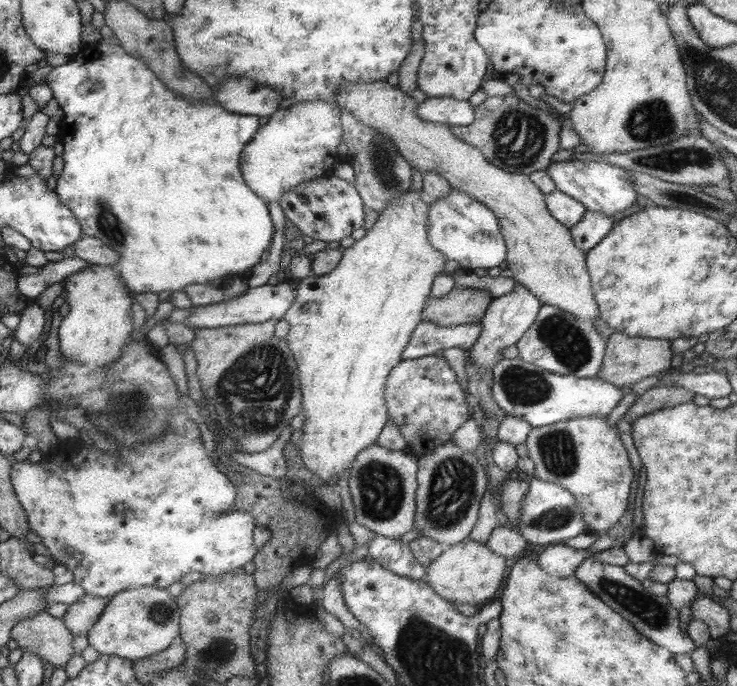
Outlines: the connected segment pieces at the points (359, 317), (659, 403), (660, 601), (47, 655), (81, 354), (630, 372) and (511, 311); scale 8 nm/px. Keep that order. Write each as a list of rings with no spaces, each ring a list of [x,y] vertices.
[[[411,186],[407,188],[407,192],[401,198],[393,198],[391,203],[387,204],[381,212],[378,213],[377,219],[365,234],[354,240],[351,246],[344,248],[342,257],[339,259],[337,266],[326,275],[309,274],[302,278],[295,287],[295,299],[291,306],[287,308],[281,320],[289,324],[288,333],[285,336],[286,344],[290,345],[290,351],[293,353],[294,360],[298,364],[298,380],[301,384],[302,407],[301,411],[304,415],[304,423],[301,427],[300,444],[297,445],[302,457],[303,464],[318,476],[319,480],[323,480],[325,485],[329,484],[333,478],[339,478],[339,474],[350,468],[354,462],[355,456],[359,455],[365,448],[370,447],[371,442],[375,442],[377,434],[380,434],[381,428],[385,426],[385,385],[391,371],[395,365],[399,363],[399,354],[405,349],[407,341],[415,329],[415,326],[423,320],[423,307],[426,306],[427,298],[429,298],[429,286],[433,282],[433,278],[441,272],[441,266],[445,262],[445,257],[438,249],[430,244],[428,236],[428,218],[430,212],[430,200],[417,192]]]
[[[666,386],[662,388],[649,388],[649,390],[644,391],[641,396],[635,399],[627,412],[623,414],[622,419],[627,421],[627,423],[631,423],[639,418],[639,416],[654,412],[655,410],[685,404],[691,402],[692,399],[693,394],[681,388],[666,388]]]
[[[591,554],[579,563],[573,574],[596,597],[600,597],[615,612],[621,613],[630,621],[635,630],[647,640],[662,645],[662,648],[669,649],[674,654],[693,653],[693,640],[687,638],[685,631],[681,632],[679,628],[678,610],[669,605],[667,597],[655,596],[654,593],[647,592],[642,583],[635,580],[623,567],[615,564],[601,564],[599,560],[595,560],[595,554]]]
[[[39,611],[39,614],[19,621],[13,627],[12,639],[18,643],[18,647],[23,653],[32,653],[36,656],[49,661],[59,668],[65,668],[69,665],[71,657],[74,656],[74,633],[67,628],[66,621],[63,618],[55,618],[49,612]]]
[[[89,265],[68,276],[65,287],[66,302],[71,304],[71,316],[63,320],[59,332],[63,342],[63,356],[93,370],[108,368],[129,345],[127,338],[131,334],[131,298],[125,296],[125,288],[117,280],[111,265]]]
[[[612,332],[605,339],[601,369],[595,378],[621,389],[623,385],[631,384],[632,386],[645,377],[669,369],[676,360],[675,354],[671,353],[668,340],[629,337],[623,333]]]
[[[516,283],[505,296],[492,298],[486,314],[480,320],[481,332],[479,332],[473,346],[466,351],[466,356],[469,357],[471,365],[474,368],[492,370],[493,365],[501,359],[501,351],[509,345],[515,345],[521,339],[521,335],[531,326],[541,305],[541,302],[519,283]]]

